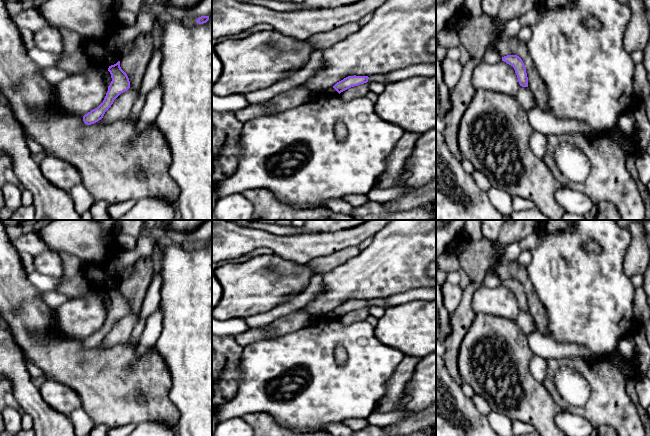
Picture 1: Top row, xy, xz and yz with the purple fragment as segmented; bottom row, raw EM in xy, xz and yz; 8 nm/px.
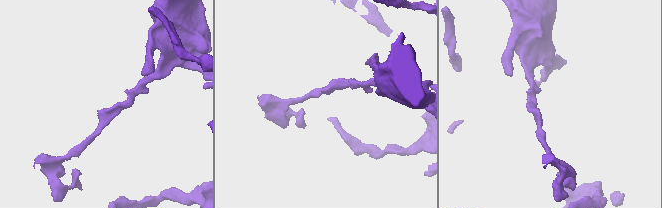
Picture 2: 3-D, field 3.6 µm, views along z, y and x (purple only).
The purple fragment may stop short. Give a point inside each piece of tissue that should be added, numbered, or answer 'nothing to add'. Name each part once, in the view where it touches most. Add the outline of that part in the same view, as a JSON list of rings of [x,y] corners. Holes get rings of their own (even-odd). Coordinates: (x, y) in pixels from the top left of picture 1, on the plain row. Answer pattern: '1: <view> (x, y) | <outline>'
nothing to add

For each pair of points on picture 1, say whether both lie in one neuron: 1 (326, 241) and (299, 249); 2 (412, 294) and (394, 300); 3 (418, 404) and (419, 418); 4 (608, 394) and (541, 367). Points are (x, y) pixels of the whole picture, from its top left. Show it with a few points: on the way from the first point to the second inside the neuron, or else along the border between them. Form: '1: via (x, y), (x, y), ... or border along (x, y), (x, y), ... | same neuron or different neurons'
1: via (319, 244), (306, 246) | same neuron
2: via (408, 296), (398, 299) | same neuron
3: border along (425, 408), (408, 411) | different neurons
4: border along (546, 360), (546, 376), (540, 382) | different neurons

